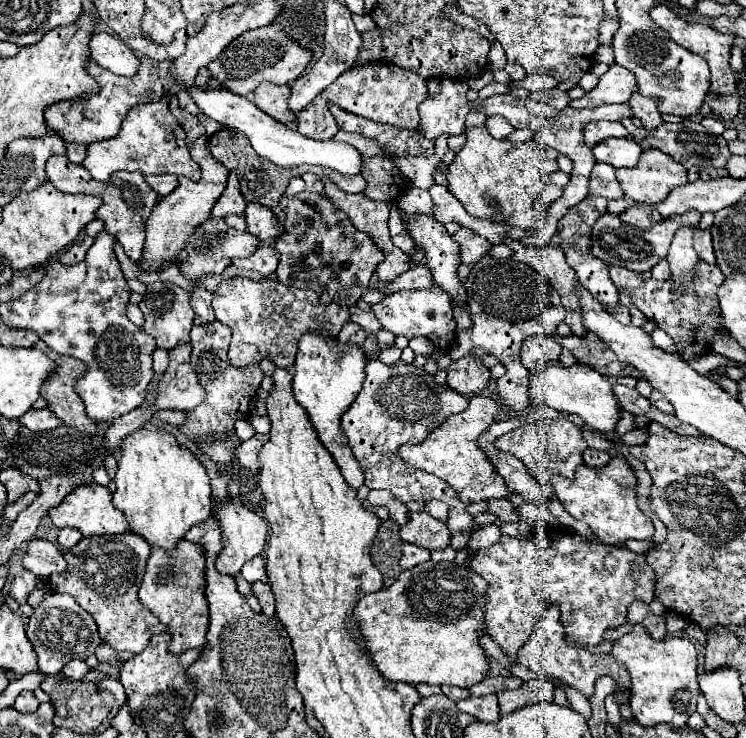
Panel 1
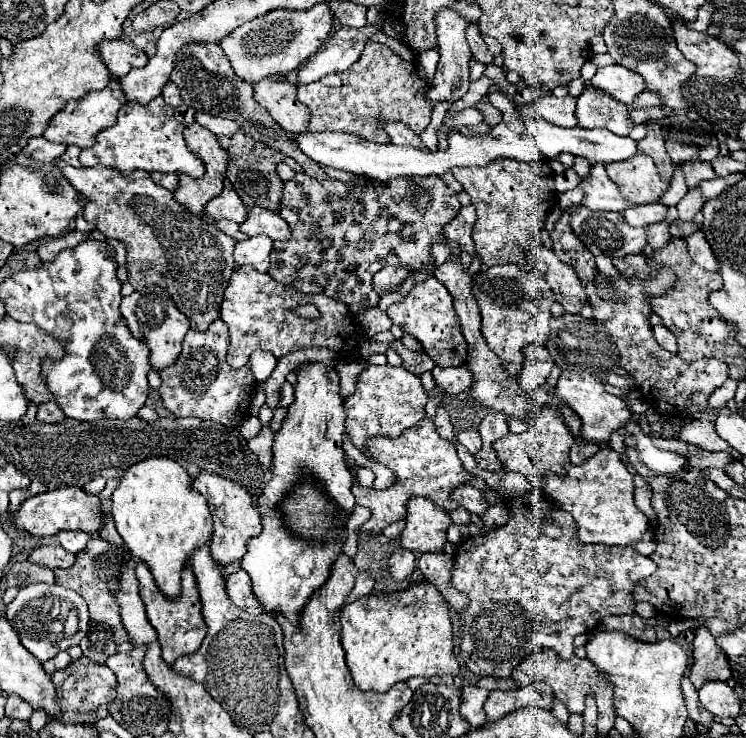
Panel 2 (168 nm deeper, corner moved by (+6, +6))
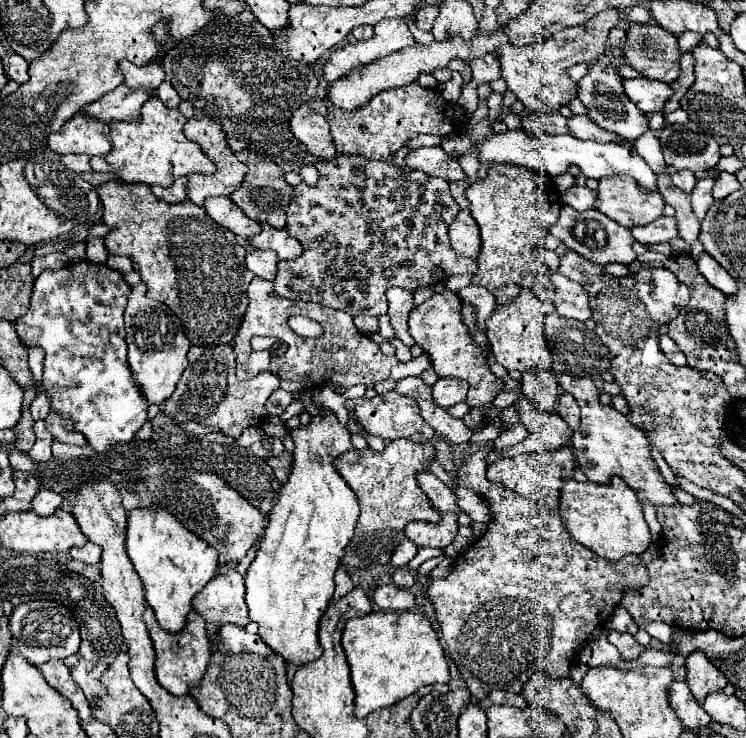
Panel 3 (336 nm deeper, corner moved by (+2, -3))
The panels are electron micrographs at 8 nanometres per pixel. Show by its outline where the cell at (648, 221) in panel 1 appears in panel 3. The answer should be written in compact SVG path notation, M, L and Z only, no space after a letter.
M660 216L646 226L632 228L632 236L642 244L656 244L656 242L670 242L678 236L676 220L670 216Z

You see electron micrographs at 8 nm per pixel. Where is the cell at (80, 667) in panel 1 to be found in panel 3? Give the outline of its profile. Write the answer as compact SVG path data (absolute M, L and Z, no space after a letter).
M52 660L52 662L40 664L38 668L42 670L46 682L48 682L52 688L56 688L60 694L64 694L64 696L72 702L72 706L78 710L78 714L80 714L80 718L82 718L84 722L86 722L86 720L90 722L90 720L94 718L92 712L88 710L88 704L86 704L84 694L80 692L80 688L78 688L76 682L72 680L70 670L68 670L68 666L66 666L62 660Z

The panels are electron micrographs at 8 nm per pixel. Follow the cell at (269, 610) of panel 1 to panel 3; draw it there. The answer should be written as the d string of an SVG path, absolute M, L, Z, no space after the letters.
M228 570L226 574L214 576L194 596L192 606L204 616L212 642L220 624L232 622L246 626L250 622L248 606L244 600L244 576L240 576L236 570Z

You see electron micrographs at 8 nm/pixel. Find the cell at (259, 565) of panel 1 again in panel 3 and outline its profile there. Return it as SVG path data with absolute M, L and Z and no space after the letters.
M320 406L320 412L312 418L312 422L292 430L290 436L294 440L290 476L268 514L266 532L258 544L256 558L246 572L246 604L250 608L250 620L258 622L260 626L258 634L262 640L286 662L300 666L322 654L318 642L318 620L334 594L334 574L344 558L344 548L354 534L360 506L352 488L334 468L334 460L340 454L352 450L350 432L338 422L336 414Z

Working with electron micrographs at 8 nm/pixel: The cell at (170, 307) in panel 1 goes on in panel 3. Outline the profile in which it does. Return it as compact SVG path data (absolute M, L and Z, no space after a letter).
M142 282L132 288L124 312L124 322L128 342L128 364L132 366L136 386L142 388L150 404L160 404L162 400L172 396L182 372L188 368L186 354L190 342L184 336L184 330L180 328L180 320L176 318L176 314L166 304L146 298L146 288Z

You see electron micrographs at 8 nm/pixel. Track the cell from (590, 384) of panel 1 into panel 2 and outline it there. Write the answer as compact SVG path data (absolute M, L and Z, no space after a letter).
M562 371L558 377L558 383L554 387L554 397L560 403L566 403L568 407L572 407L578 417L582 419L582 427L584 427L584 435L580 435L586 443L596 443L596 445L608 445L610 435L622 427L626 427L626 423L630 421L632 413L628 411L626 403L620 397L608 395L604 391L604 385L590 373L576 373L576 371Z

